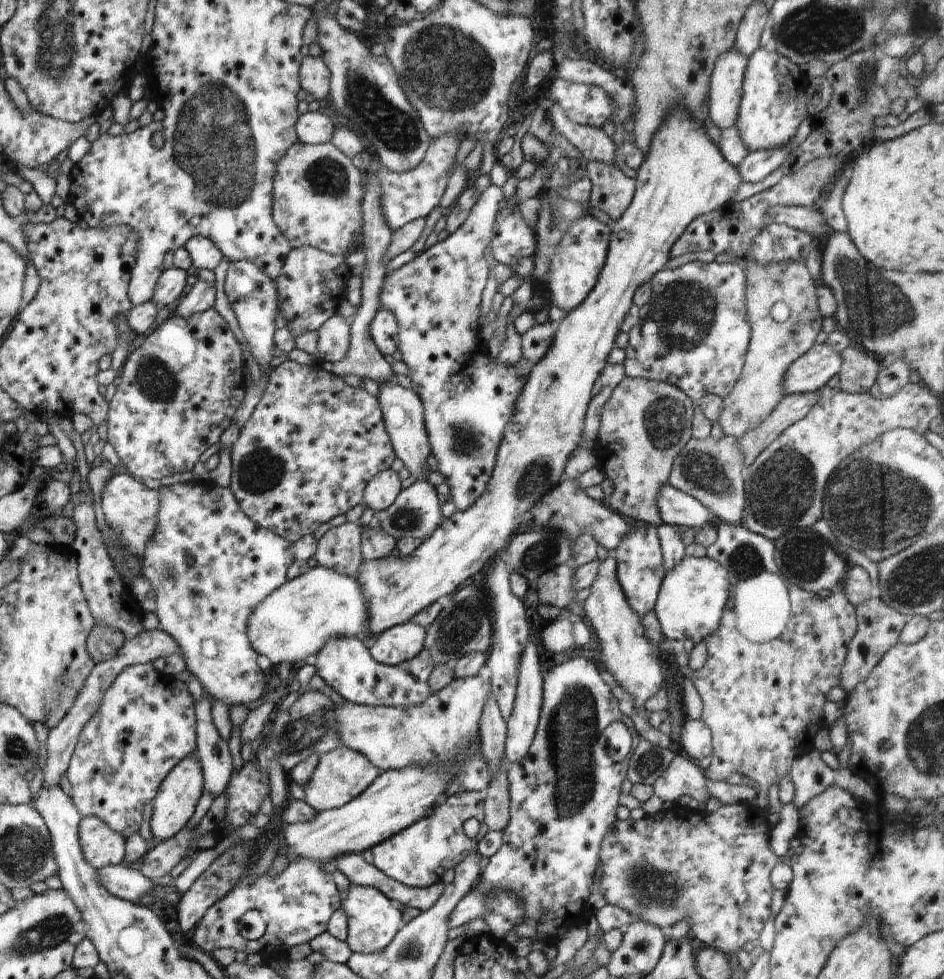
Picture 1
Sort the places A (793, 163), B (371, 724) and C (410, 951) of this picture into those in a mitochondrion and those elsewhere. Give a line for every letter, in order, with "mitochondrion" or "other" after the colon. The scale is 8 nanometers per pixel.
A: other
B: other
C: mitochondrion

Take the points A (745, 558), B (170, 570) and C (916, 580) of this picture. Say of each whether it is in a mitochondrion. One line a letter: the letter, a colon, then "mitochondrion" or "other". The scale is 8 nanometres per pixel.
A: mitochondrion
B: mitochondrion
C: mitochondrion

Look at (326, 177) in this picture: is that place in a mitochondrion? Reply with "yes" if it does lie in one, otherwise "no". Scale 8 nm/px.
yes

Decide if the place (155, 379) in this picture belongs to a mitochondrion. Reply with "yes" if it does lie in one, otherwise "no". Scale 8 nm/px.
yes

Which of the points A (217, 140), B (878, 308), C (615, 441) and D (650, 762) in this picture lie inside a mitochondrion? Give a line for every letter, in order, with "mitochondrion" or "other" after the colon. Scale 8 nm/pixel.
A: mitochondrion
B: mitochondrion
C: other
D: mitochondrion

